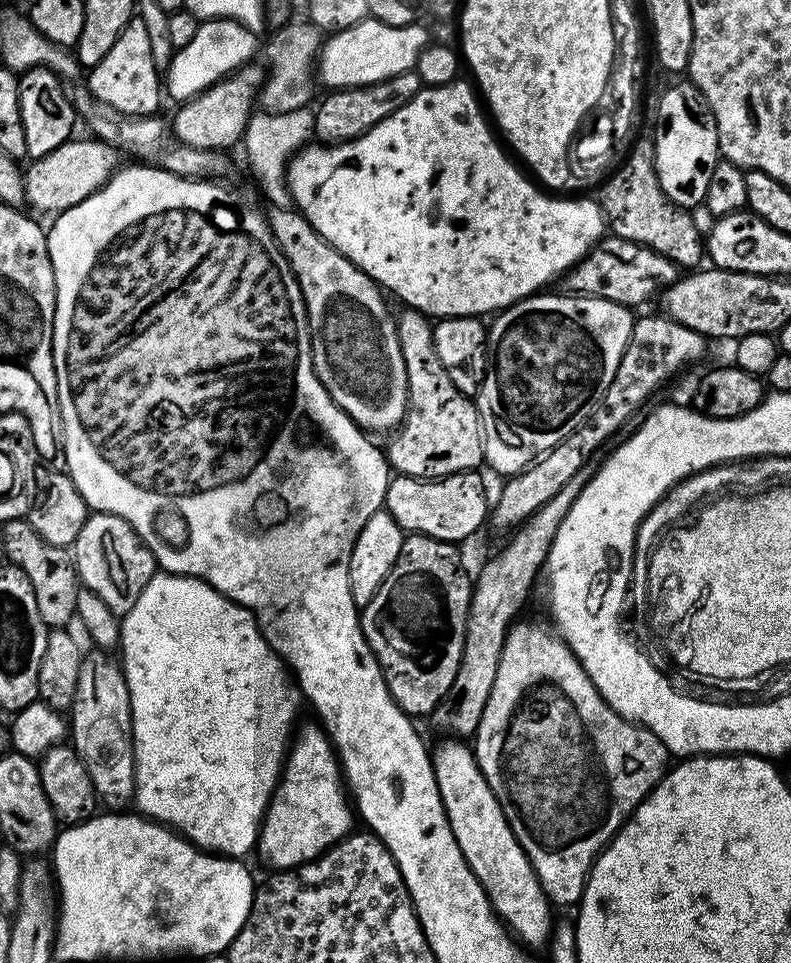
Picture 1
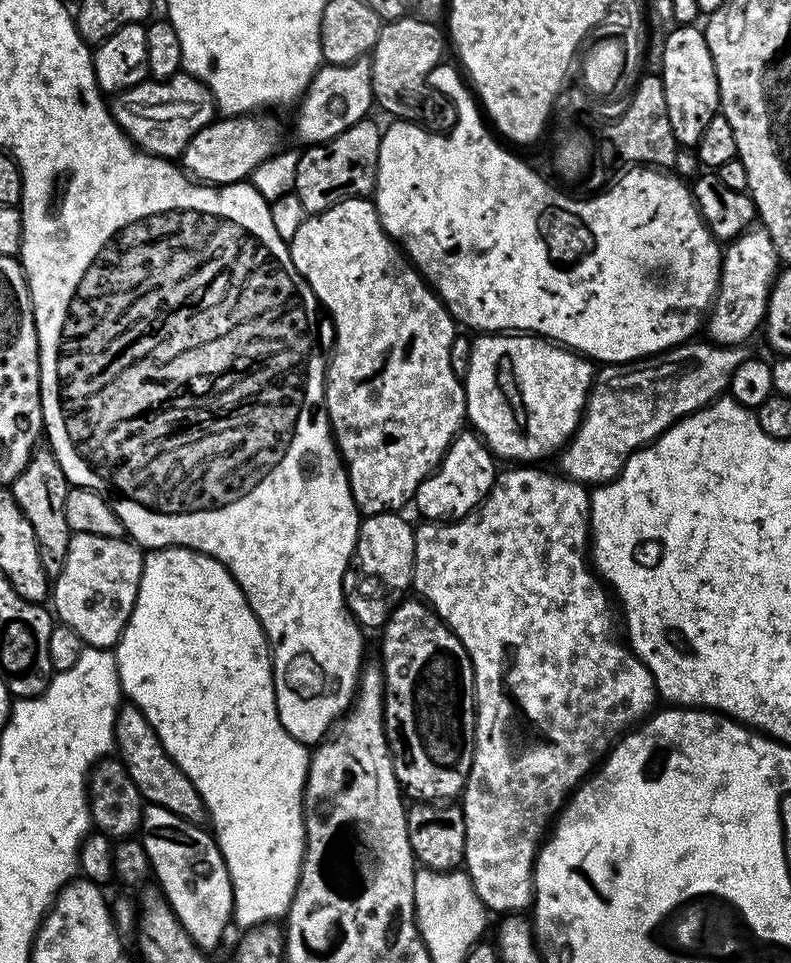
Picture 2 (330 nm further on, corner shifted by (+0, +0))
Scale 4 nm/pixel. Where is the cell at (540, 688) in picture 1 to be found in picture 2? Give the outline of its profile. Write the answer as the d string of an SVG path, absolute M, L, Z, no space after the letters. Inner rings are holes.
M516 466L513 472L501 471L497 475L494 486L489 490L488 497L474 509L473 512L467 512L458 520L449 520L447 522L424 522L421 523L421 528L415 529L416 545L414 546L414 570L412 571L411 587L416 588L415 595L423 600L438 613L446 622L446 626L452 631L457 638L462 642L462 646L466 646L466 654L472 660L474 666L474 678L476 679L476 745L474 746L474 762L470 766L470 774L468 781L462 793L462 807L464 809L464 821L466 822L466 850L464 851L463 867L466 869L468 876L472 880L474 890L478 894L478 898L484 903L485 908L489 913L496 914L520 914L525 910L531 909L534 889L532 886L532 870L536 866L536 853L540 850L542 841L549 835L550 829L554 821L559 817L561 808L568 802L569 796L588 779L590 773L599 765L600 761L607 756L612 748L612 745L629 731L633 726L639 725L657 707L658 693L656 691L656 679L654 674L650 674L650 670L636 656L636 653L631 648L620 644L616 641L616 624L618 628L618 612L614 607L613 597L610 595L609 589L602 583L599 575L594 571L593 565L589 560L590 552L590 492L583 484L578 484L574 480L569 480L563 475L555 474L551 476L548 472L535 472L535 467L532 466Z

